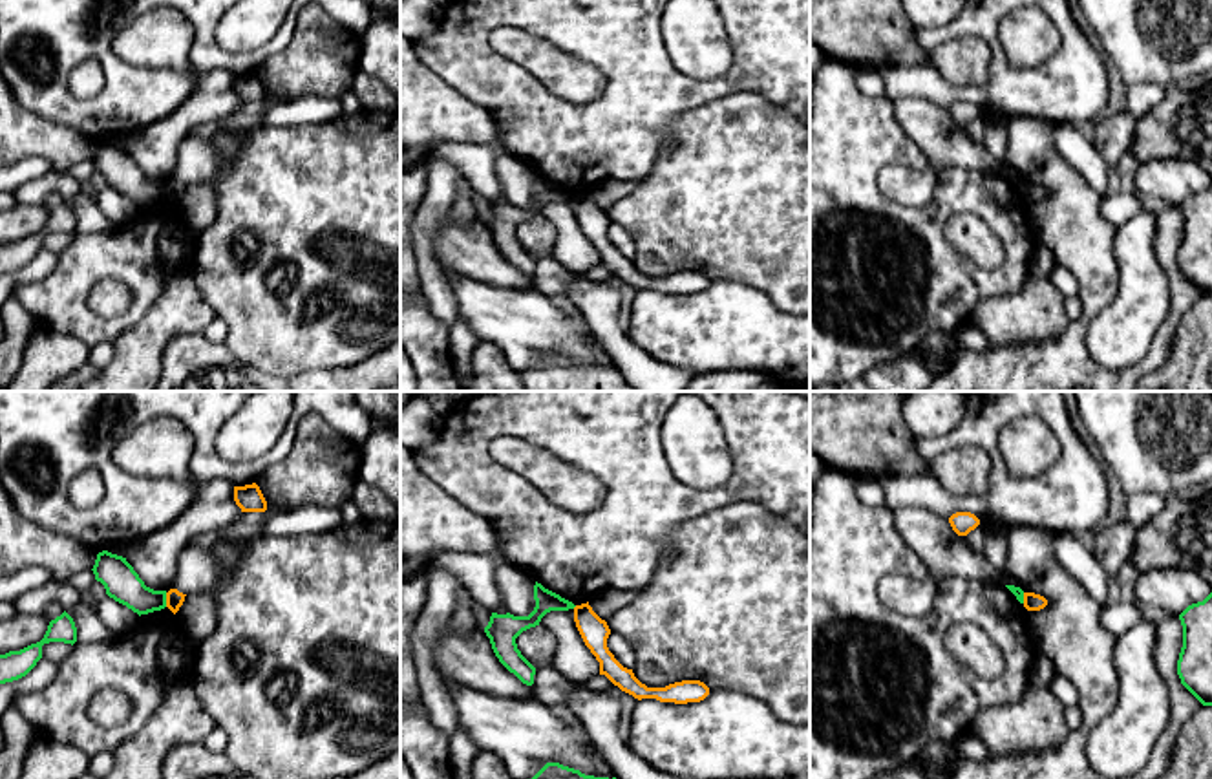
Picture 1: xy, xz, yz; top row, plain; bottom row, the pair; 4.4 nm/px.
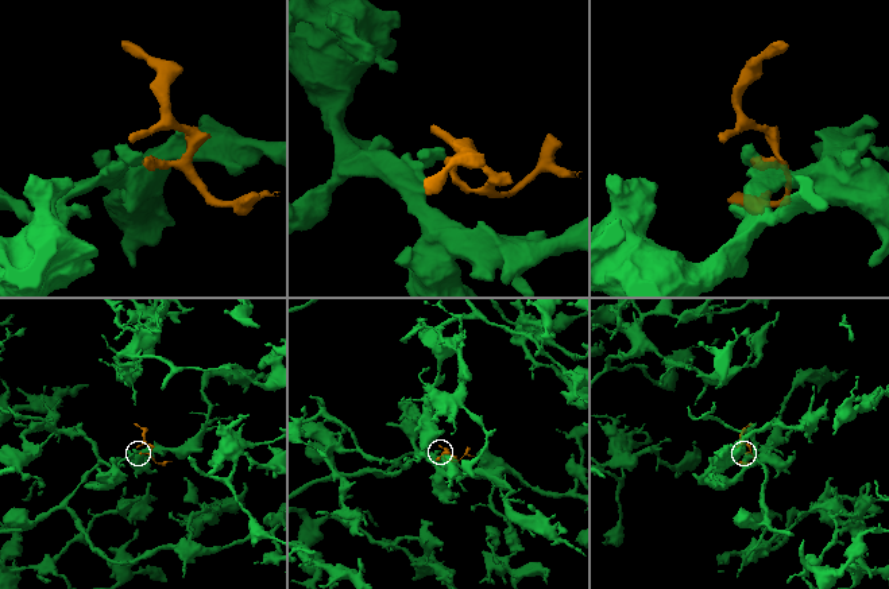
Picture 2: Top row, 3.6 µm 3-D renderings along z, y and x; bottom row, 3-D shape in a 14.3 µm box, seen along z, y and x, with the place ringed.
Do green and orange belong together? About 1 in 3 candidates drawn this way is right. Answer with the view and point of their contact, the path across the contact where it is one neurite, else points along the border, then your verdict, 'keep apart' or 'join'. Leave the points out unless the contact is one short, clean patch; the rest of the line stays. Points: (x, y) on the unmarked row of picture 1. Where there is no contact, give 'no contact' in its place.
xy (165, 191) | along xy (165, 183), (167, 196) | keep apart

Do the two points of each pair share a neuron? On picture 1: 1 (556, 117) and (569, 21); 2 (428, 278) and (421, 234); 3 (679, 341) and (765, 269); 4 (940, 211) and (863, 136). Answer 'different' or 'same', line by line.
1: same
2: same
3: different
4: same

